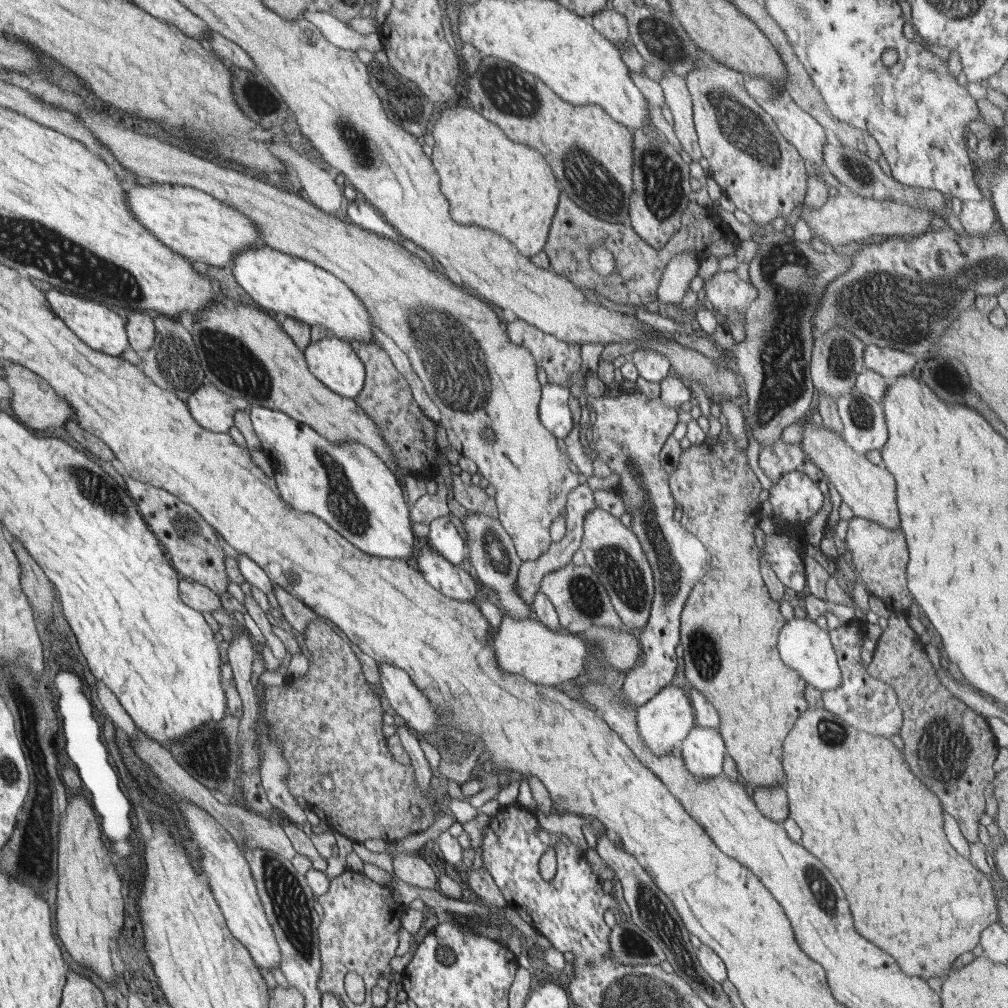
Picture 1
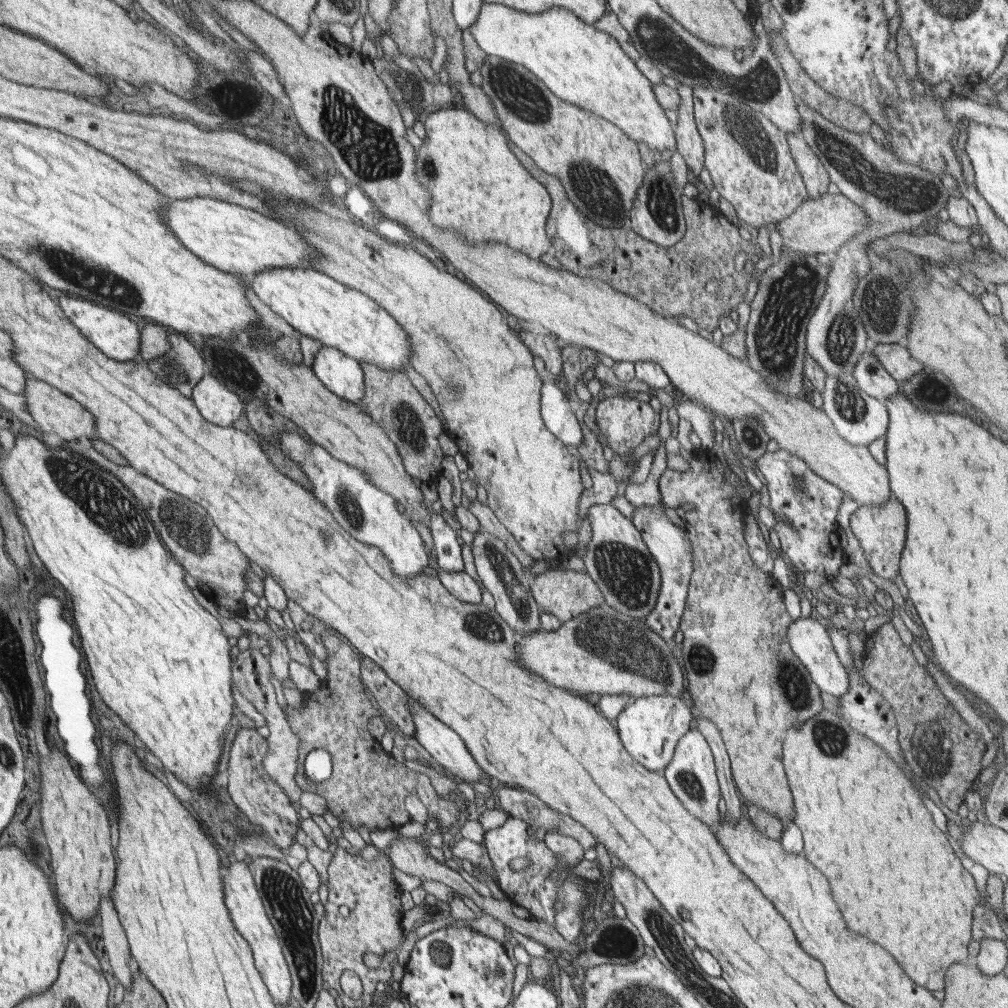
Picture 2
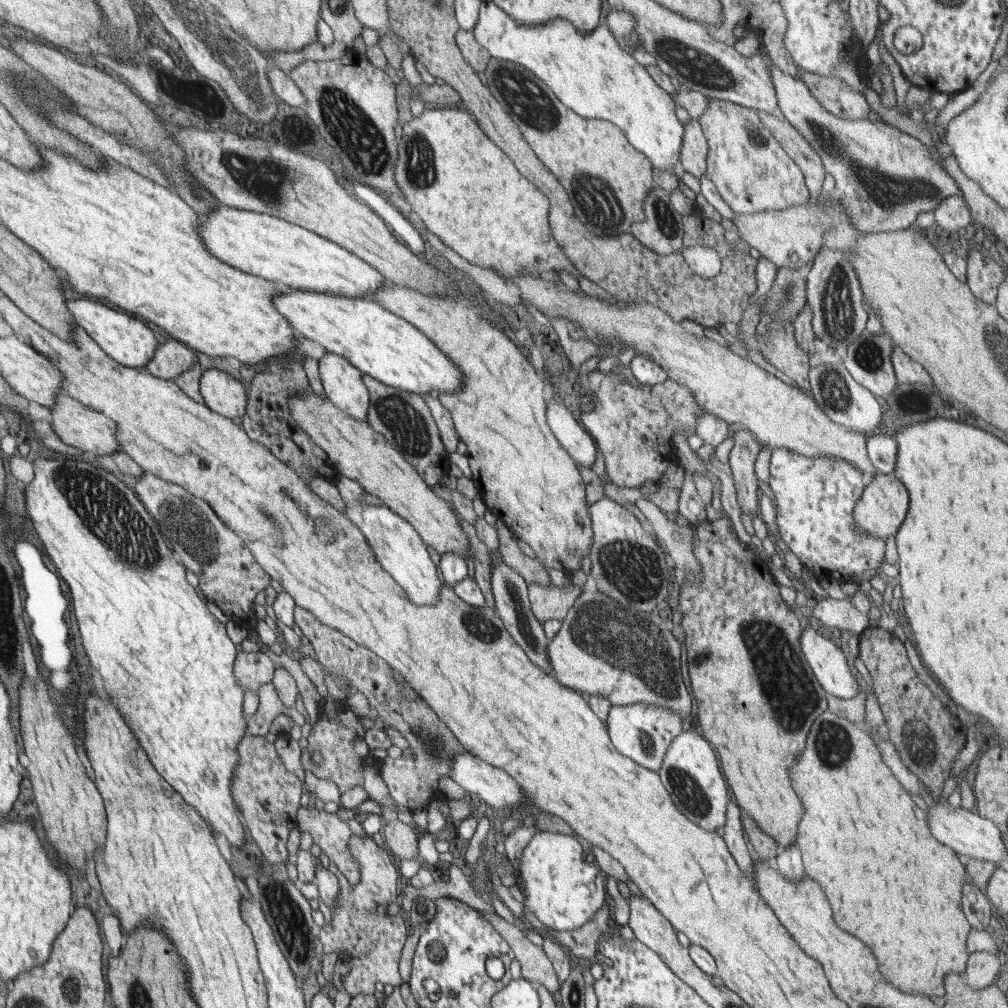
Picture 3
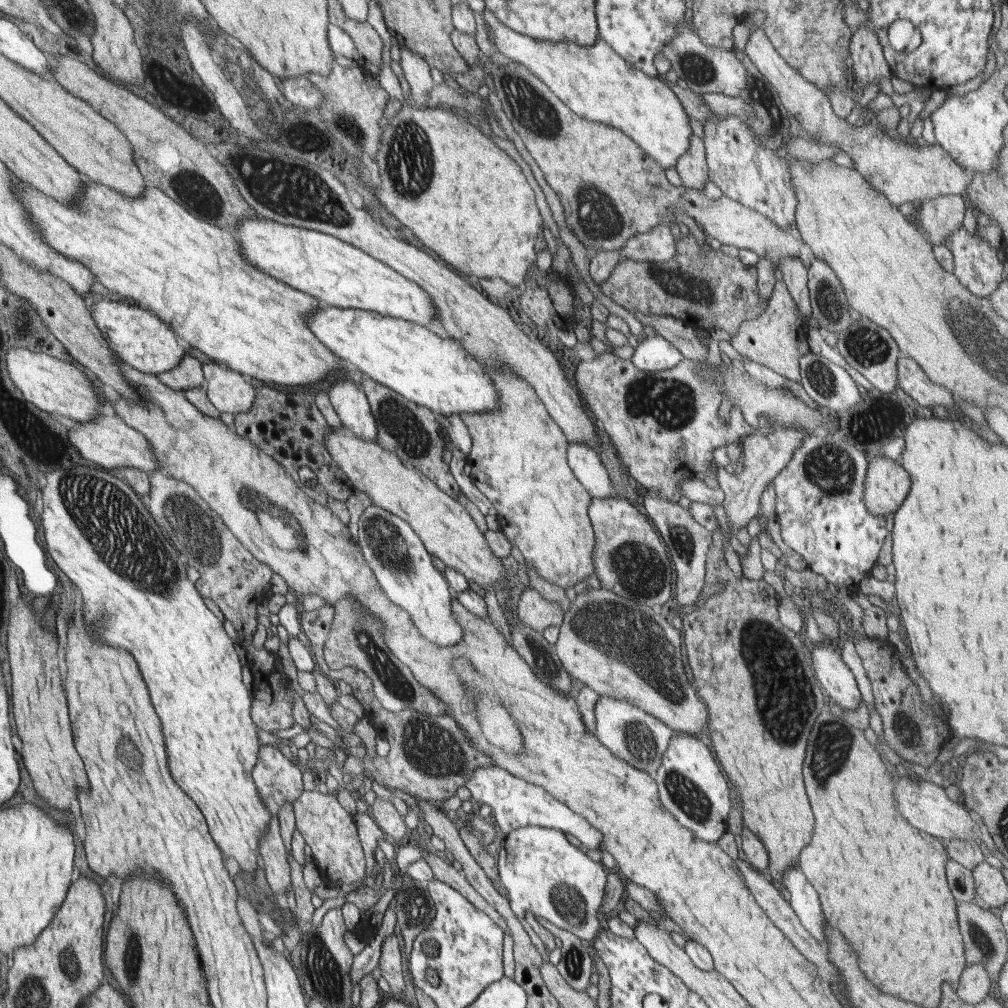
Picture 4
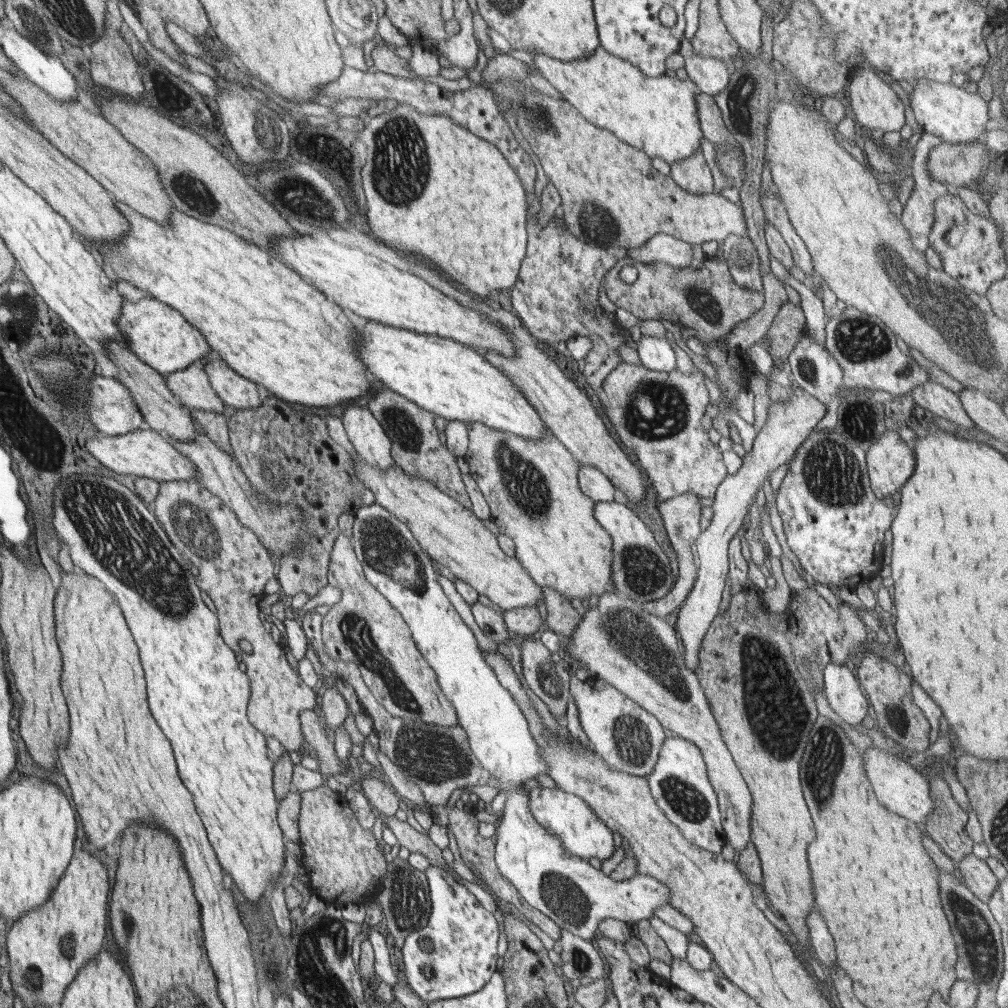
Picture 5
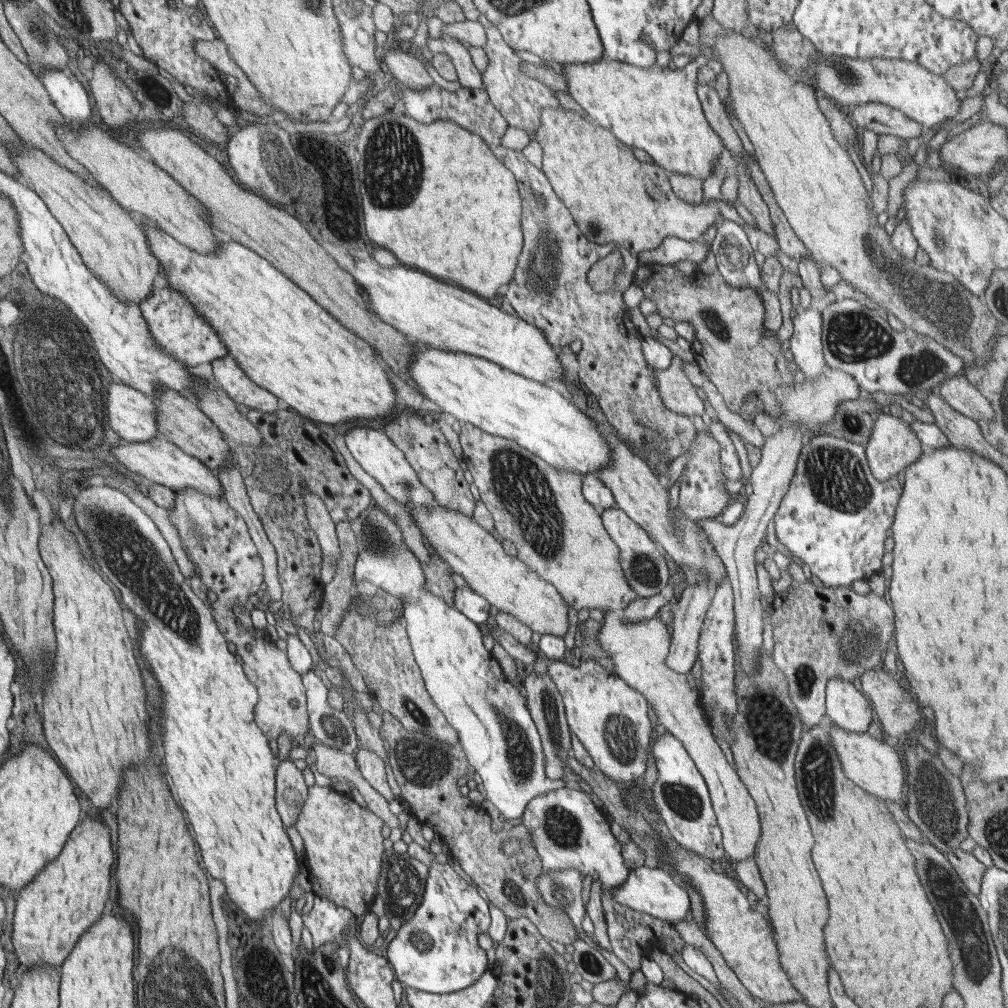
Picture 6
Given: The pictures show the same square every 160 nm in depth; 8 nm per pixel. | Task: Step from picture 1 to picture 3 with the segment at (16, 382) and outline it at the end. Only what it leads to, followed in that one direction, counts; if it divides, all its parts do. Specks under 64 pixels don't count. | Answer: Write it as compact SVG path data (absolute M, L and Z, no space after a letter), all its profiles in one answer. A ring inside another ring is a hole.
M64 392L58 394L58 400L51 406L51 427L62 442L79 448L82 452L93 452L98 457L109 457L110 453L120 450L118 423L110 416L95 411L79 399Z

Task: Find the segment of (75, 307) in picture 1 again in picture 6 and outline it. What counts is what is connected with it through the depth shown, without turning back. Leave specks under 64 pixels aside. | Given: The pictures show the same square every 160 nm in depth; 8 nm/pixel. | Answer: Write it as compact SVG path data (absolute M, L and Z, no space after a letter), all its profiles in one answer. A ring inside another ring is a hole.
M170 283L163 288L155 289L154 294L138 306L143 311L143 317L148 322L155 342L158 342L168 354L178 358L180 363L196 368L200 364L212 363L229 354L226 343L218 335L214 326L211 326L211 323L203 318L203 314L195 309L194 303L187 298L186 294L175 290Z

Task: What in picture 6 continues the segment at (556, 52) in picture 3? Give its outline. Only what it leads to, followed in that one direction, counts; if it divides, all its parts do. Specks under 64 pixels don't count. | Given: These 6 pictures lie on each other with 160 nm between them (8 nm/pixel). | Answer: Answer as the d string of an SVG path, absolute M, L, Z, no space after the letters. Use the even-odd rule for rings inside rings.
M700 54L684 68L671 70L656 63L650 68L640 68L603 57L591 63L566 63L563 75L570 95L587 117L608 129L619 142L645 151L669 174L705 180L725 148L706 121L696 94L697 73L708 61Z

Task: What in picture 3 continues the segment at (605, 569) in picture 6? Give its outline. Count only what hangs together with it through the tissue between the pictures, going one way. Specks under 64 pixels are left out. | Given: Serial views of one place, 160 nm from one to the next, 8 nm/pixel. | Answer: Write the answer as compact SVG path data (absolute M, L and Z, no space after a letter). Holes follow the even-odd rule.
M388 281L388 284L380 287L371 294L372 301L376 301L386 310L393 312L396 316L407 320L413 324L422 334L425 334L443 353L451 358L452 363L460 369L463 385L453 393L442 393L437 396L439 401L450 412L459 439L467 446L467 459L472 471L471 479L476 484L477 490L483 498L487 508L498 519L505 522L505 525L513 532L516 538L522 538L536 554L540 564L546 568L553 568L564 571L568 576L578 570L581 561L587 554L590 554L593 543L593 528L591 527L591 516L589 515L589 505L586 502L586 485L582 481L580 470L576 467L575 460L568 454L568 451L560 444L560 441L550 430L546 420L546 402L544 401L544 379L539 378L536 369L532 366L518 345L509 339L509 336L492 321L485 319L481 310L468 298L458 295L457 297L443 297L442 295L423 295L419 290L397 285Z

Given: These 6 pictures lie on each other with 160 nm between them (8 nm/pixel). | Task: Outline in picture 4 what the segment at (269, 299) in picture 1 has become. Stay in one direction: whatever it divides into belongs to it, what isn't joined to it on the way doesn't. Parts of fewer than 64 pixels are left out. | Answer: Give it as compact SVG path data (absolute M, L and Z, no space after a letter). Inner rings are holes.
M323 305L307 316L312 334L338 358L356 366L365 378L395 390L417 405L428 407L436 414L461 415L497 409L499 394L486 369L458 341L441 338L427 327L398 318L362 309L341 309Z

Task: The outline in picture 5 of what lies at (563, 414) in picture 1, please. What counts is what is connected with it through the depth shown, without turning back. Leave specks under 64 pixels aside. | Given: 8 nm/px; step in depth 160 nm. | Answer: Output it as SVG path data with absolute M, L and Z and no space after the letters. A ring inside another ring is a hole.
M580 465L578 480L581 491L594 502L614 501L616 488L612 481L595 466Z

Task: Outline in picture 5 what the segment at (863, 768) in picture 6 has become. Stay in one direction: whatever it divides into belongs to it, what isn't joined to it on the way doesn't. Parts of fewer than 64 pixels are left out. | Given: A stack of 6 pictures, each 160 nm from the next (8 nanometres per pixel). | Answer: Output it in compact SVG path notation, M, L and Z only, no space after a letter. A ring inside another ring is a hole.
M870 747L862 750L865 762L865 773L871 782L877 799L890 811L917 823L924 824L927 816L933 813L936 805L931 797L928 776L917 771L909 763L902 761L898 756L879 750L878 747Z

